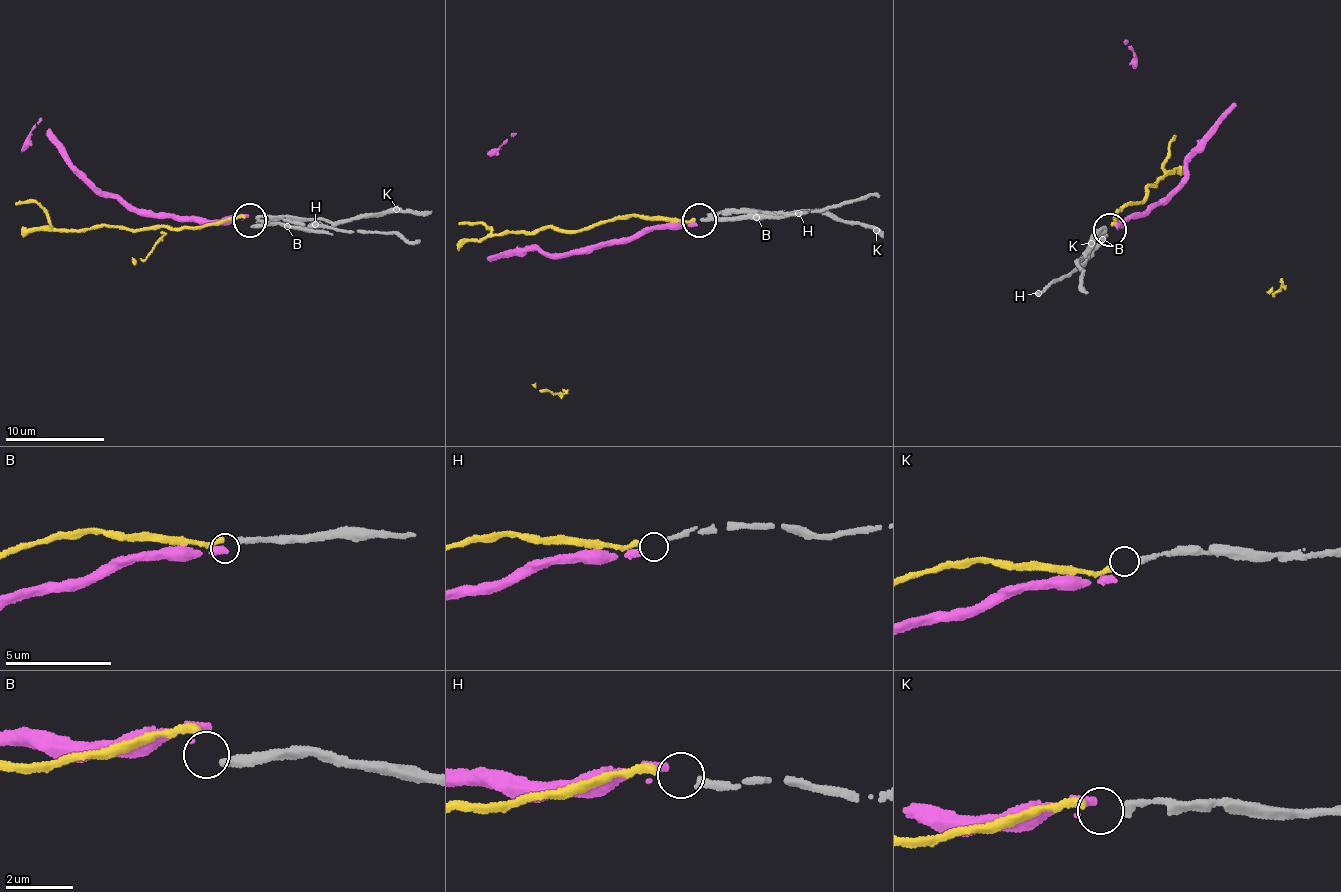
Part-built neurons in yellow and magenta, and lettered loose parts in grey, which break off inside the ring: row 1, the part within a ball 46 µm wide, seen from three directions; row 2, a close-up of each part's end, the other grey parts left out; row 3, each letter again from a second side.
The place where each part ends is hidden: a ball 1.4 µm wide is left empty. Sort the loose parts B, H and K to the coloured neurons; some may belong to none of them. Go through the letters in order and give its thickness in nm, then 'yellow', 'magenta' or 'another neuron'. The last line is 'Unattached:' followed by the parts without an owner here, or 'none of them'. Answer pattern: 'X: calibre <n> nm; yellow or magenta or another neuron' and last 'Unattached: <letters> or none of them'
B: calibre 280 nm; another neuron
H: calibre 200 nm; yellow
K: calibre 240 nm; another neuron
Unattached: B, K

